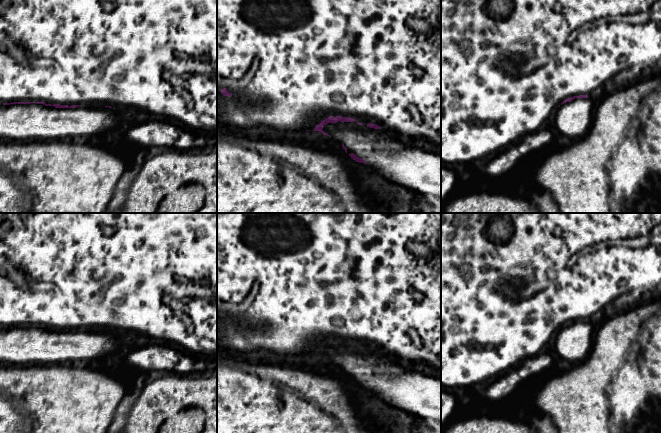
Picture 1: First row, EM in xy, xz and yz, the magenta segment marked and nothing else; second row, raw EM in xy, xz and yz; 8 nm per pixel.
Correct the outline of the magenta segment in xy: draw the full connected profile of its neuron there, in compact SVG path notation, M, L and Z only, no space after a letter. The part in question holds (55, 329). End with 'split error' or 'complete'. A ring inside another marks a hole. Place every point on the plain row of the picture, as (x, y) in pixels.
M13 326L0 329L0 363L87 363L119 348L111 330Z; split error

